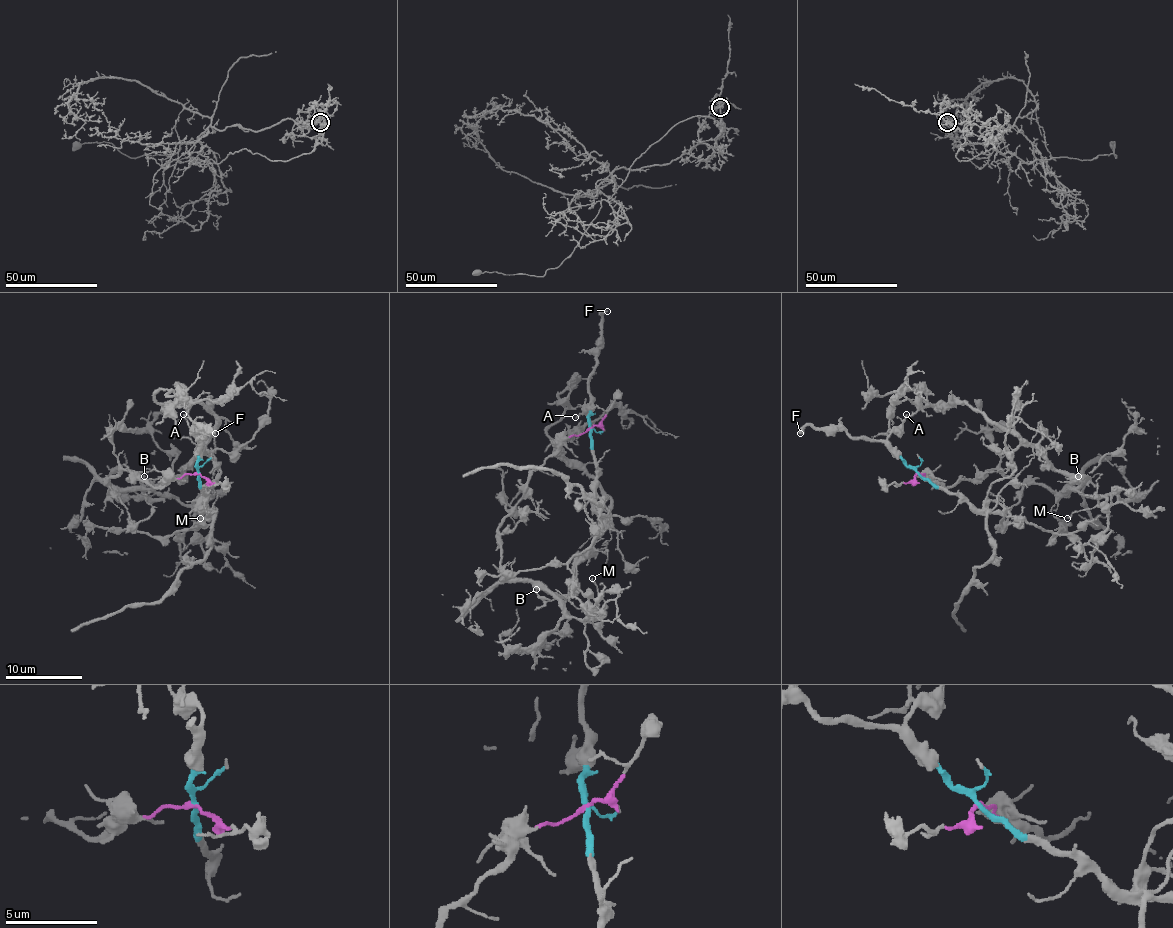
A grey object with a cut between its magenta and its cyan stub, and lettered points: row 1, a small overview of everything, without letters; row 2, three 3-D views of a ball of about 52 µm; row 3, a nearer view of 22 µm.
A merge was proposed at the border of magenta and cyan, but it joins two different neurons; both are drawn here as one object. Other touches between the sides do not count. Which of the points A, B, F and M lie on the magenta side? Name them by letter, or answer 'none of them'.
B, M

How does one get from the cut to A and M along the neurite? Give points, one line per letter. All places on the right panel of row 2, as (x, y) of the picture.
A: (918, 474), (887, 439), (898, 429), (906, 414)
M: (918, 474), (947, 487), (1001, 470), (1018, 481), (1105, 499), (1107, 506), (1078, 510), (1066, 518)

